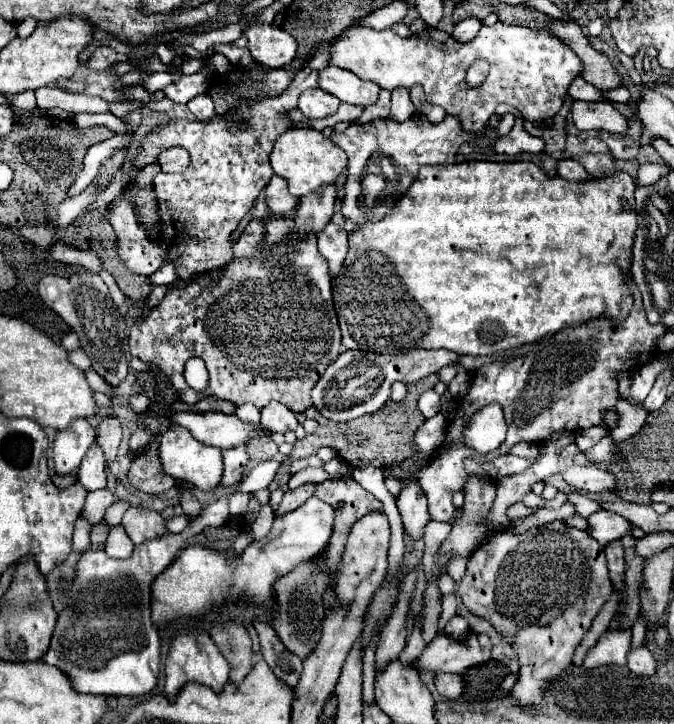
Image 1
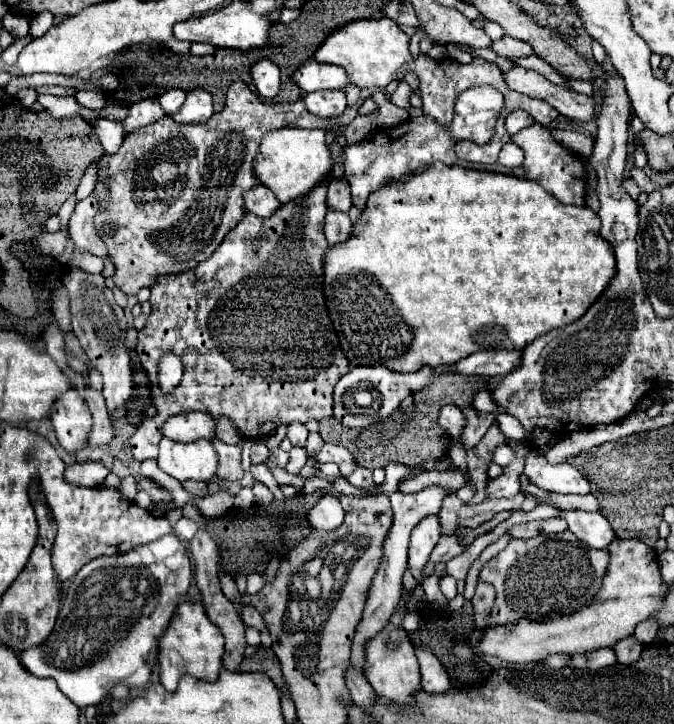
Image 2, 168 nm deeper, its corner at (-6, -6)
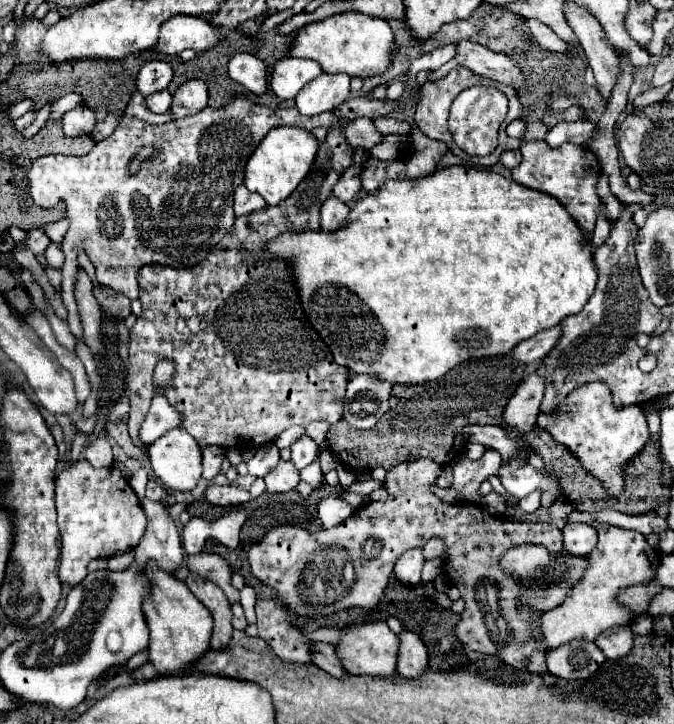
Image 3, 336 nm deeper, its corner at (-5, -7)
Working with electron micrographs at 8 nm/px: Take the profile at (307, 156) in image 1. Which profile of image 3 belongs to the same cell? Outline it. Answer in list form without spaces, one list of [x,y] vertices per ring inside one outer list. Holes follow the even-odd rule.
[[[274,127],[262,139],[262,143],[252,153],[252,157],[248,159],[246,175],[244,175],[244,185],[250,191],[260,193],[268,205],[278,205],[308,175],[308,171],[312,169],[312,163],[316,159],[318,147],[320,147],[320,141],[308,129],[300,129],[300,127]]]

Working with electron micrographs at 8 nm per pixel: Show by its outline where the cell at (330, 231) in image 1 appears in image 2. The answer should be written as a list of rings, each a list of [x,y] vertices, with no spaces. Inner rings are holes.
[[[329,210],[325,216],[325,236],[329,246],[335,246],[339,242],[345,242],[351,234],[353,222],[349,218],[349,214],[339,214],[337,210]]]

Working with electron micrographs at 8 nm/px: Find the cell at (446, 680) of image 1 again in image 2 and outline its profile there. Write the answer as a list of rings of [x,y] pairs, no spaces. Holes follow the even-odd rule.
[[[417,648],[417,660],[421,670],[421,688],[429,694],[441,694],[451,688],[447,670],[429,648]]]

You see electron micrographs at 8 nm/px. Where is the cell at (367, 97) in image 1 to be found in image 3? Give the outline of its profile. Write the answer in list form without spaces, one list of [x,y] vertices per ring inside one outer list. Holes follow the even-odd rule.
[[[284,57],[272,69],[270,87],[280,99],[294,99],[306,83],[320,77],[322,73],[322,67],[310,59]]]

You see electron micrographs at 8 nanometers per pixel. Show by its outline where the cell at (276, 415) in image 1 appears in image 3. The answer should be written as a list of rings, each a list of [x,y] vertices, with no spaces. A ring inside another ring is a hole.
[[[302,435],[300,439],[296,439],[290,451],[292,451],[292,461],[296,469],[304,469],[308,463],[312,463],[318,457],[318,445],[308,435]]]

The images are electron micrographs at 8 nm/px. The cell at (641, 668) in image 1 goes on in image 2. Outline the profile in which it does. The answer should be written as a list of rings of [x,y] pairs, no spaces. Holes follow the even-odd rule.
[[[627,636],[627,638],[619,640],[619,644],[615,644],[613,650],[621,664],[631,664],[631,662],[637,662],[637,658],[643,650],[643,644],[635,636]]]

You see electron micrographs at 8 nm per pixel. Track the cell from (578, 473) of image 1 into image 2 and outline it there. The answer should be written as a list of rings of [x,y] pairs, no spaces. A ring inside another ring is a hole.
[[[531,450],[531,454],[527,456],[523,474],[531,484],[547,492],[589,494],[589,482],[583,478],[583,474],[577,468],[573,468],[567,462],[551,464],[537,450]]]

